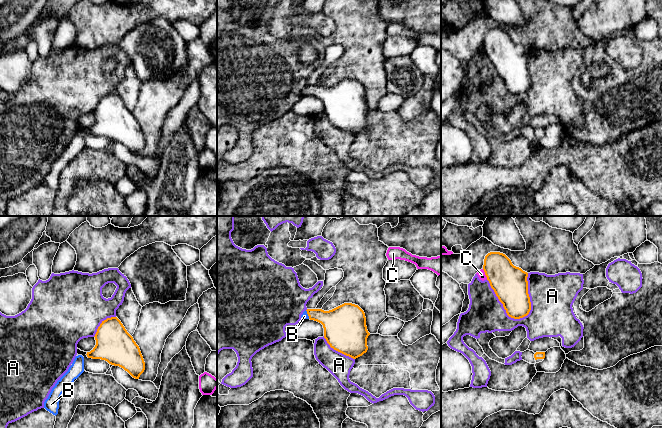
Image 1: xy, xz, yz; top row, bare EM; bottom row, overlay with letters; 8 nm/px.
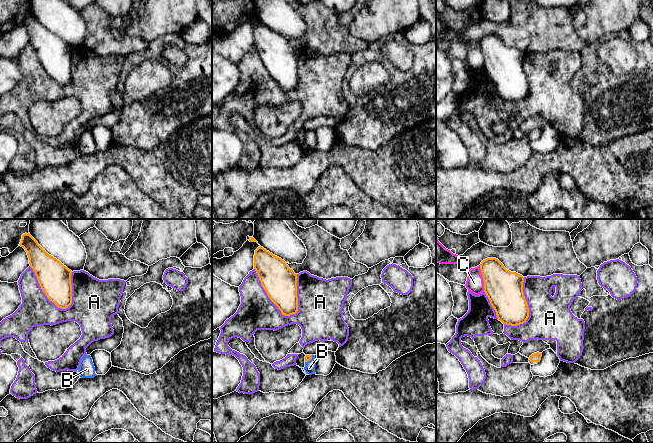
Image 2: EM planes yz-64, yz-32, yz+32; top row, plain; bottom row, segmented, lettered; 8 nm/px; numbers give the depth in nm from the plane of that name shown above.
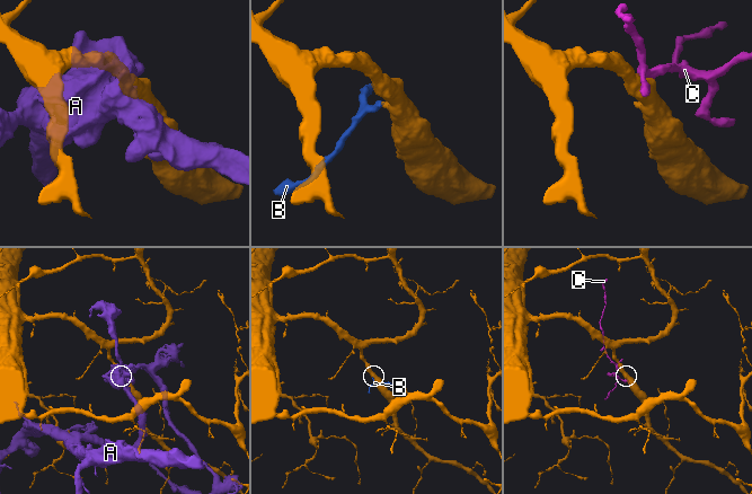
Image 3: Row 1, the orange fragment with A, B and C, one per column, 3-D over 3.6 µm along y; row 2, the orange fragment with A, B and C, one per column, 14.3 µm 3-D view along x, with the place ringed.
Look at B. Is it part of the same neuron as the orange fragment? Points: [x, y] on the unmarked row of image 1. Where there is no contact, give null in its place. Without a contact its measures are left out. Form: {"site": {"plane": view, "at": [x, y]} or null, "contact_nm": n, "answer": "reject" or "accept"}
{"site": {"plane": "xz", "at": [307, 89]}, "contact_nm": 80, "answer": "accept"}

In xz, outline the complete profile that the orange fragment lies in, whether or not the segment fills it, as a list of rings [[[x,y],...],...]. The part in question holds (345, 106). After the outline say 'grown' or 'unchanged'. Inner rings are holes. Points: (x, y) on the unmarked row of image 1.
[[[344,79],[332,86],[307,85],[302,95],[317,97],[323,101],[324,114],[334,126],[356,135],[367,128],[367,114],[364,87],[355,80]]]; grown

